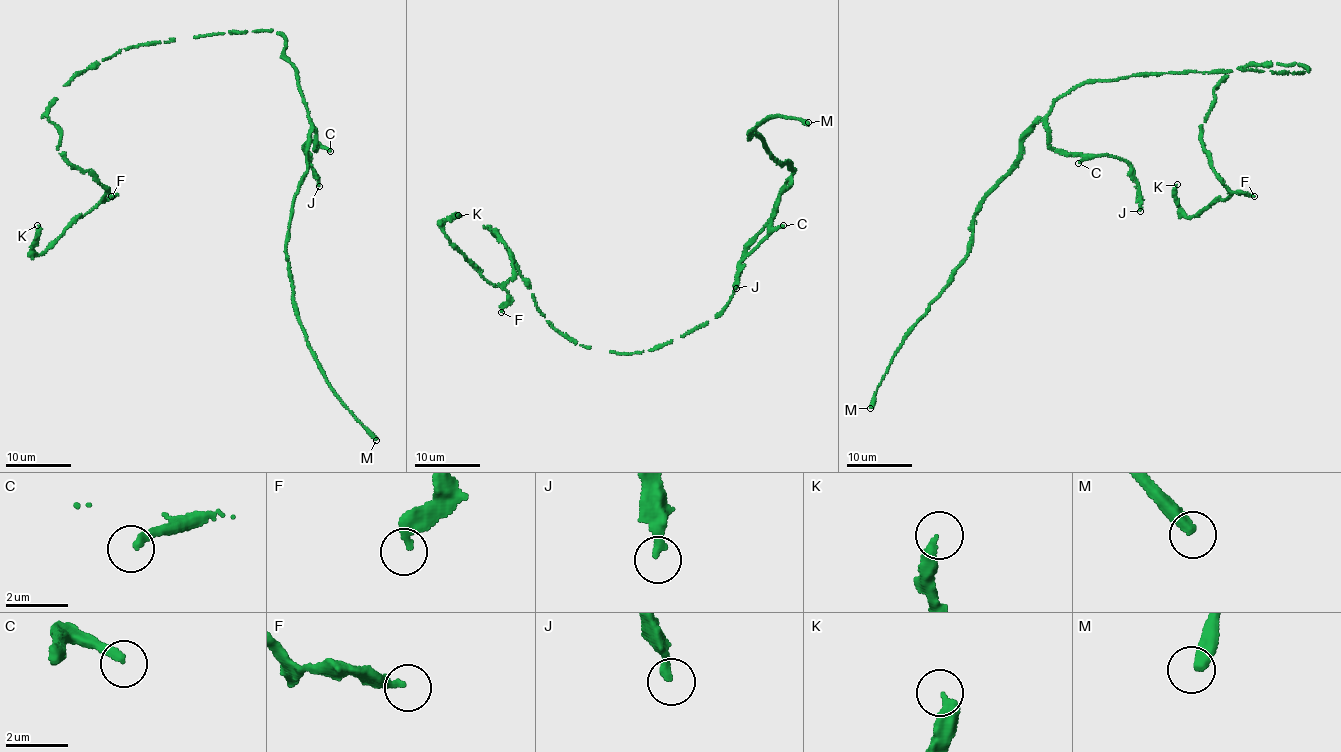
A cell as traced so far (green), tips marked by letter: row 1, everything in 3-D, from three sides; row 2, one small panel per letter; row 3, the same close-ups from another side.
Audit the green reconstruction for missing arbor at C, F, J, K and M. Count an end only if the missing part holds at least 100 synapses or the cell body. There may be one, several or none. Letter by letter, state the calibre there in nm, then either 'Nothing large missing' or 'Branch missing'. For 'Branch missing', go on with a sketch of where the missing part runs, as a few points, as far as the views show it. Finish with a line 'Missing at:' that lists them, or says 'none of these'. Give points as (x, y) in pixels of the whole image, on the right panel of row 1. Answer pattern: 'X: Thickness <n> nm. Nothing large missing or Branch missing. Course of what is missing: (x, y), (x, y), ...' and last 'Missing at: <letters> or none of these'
C: Thickness 260 nm. Branch missing. Course of what is missing: (1078, 163), (1060, 173), (1036, 201), (1037, 214), (1049, 229), (1062, 230), (1063, 226)
F: Thickness 320 nm. Nothing large missing
J: Thickness 260 nm. Nothing large missing
K: Thickness 400 nm. Nothing large missing
M: Thickness 400 nm. Nothing large missing
Missing at: C

